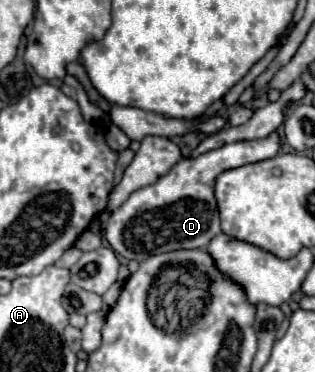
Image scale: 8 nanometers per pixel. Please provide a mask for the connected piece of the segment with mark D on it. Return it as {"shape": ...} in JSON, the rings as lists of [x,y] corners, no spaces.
{"shape":[[[274,131],[264,139],[228,143],[220,149],[212,149],[198,157],[180,159],[172,171],[160,177],[154,185],[134,191],[128,201],[118,207],[106,225],[106,239],[112,249],[126,259],[144,261],[152,255],[174,249],[206,247],[216,235],[220,235],[218,205],[214,199],[214,181],[224,169],[234,169],[246,163],[270,159],[280,149],[280,137]]]}

